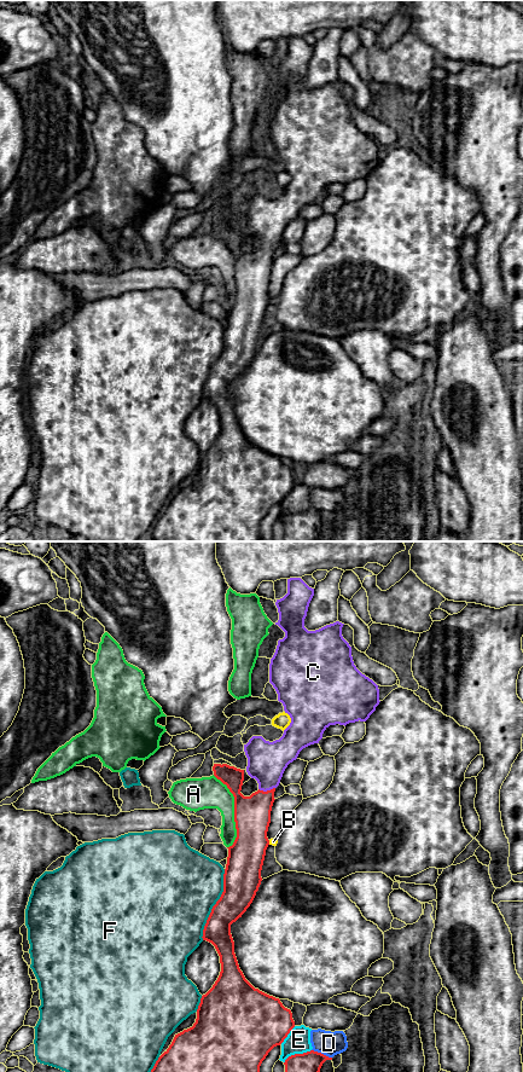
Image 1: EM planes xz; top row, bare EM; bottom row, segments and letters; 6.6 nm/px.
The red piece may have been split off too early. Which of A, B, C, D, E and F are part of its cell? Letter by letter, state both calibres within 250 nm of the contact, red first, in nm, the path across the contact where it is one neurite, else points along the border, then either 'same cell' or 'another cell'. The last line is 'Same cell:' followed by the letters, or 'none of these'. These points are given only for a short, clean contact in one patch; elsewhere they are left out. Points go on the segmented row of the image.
A: 240 nm thick on the red side, 200 nm on the other; another cell
B: 240 nm thick on the red side, 50 nm on the other; another cell
C: 240 nm thick on the red side, 260 nm on the other; runs through xz (251, 813), (267, 791), (267, 760); same cell
D: 140 nm thick on the red side, 160 nm on the other; another cell
E: 140 nm thick on the red side, 160 nm on the other; another cell
F: 260 nm thick on the red side, 480 nm on the other; another cell
Same cell: C

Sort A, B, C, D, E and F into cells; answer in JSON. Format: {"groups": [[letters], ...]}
{"groups": [["A"], ["B"], ["C"], ["D"], ["E"], ["F"]]}

